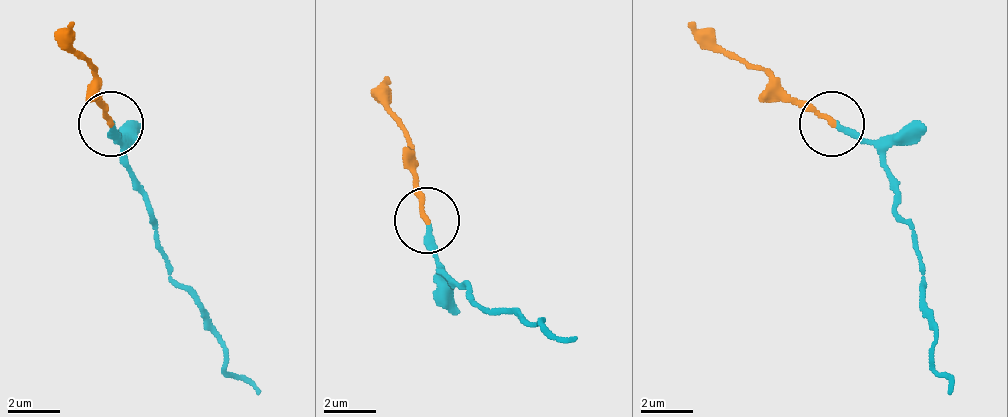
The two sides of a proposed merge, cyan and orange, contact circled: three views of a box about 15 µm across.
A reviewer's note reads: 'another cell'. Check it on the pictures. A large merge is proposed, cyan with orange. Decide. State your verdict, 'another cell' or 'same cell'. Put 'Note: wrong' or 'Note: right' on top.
Note: wrong
same cell

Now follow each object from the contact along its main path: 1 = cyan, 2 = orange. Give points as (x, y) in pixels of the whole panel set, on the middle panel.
1: (425, 225), (438, 264), (477, 310), (543, 323), (575, 336)
2: (425, 218), (386, 75)

